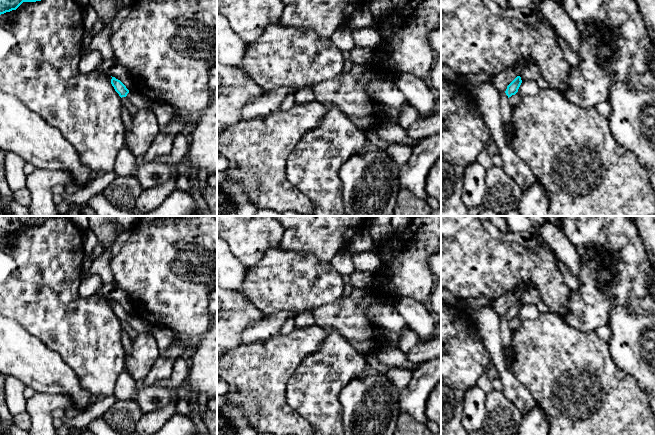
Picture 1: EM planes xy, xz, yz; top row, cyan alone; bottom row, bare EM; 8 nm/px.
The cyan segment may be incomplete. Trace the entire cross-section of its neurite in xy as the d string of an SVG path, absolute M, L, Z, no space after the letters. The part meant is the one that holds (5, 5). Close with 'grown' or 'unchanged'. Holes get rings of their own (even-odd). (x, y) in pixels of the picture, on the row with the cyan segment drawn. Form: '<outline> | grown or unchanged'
M0 0L0 15L16 10L23 2L36 2L41 0Z | unchanged

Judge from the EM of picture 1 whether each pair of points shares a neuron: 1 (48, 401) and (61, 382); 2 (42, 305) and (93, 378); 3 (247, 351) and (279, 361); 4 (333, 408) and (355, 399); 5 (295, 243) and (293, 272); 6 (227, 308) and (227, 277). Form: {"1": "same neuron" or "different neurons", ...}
{"1": "different neurons", "2": "same neuron", "3": "same neuron", "4": "different neurons", "5": "different neurons", "6": "different neurons"}

